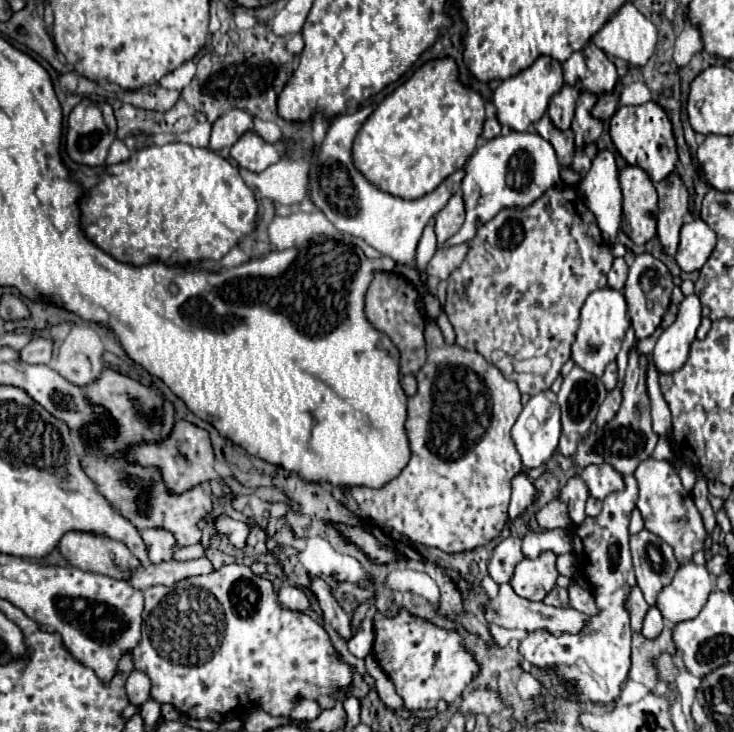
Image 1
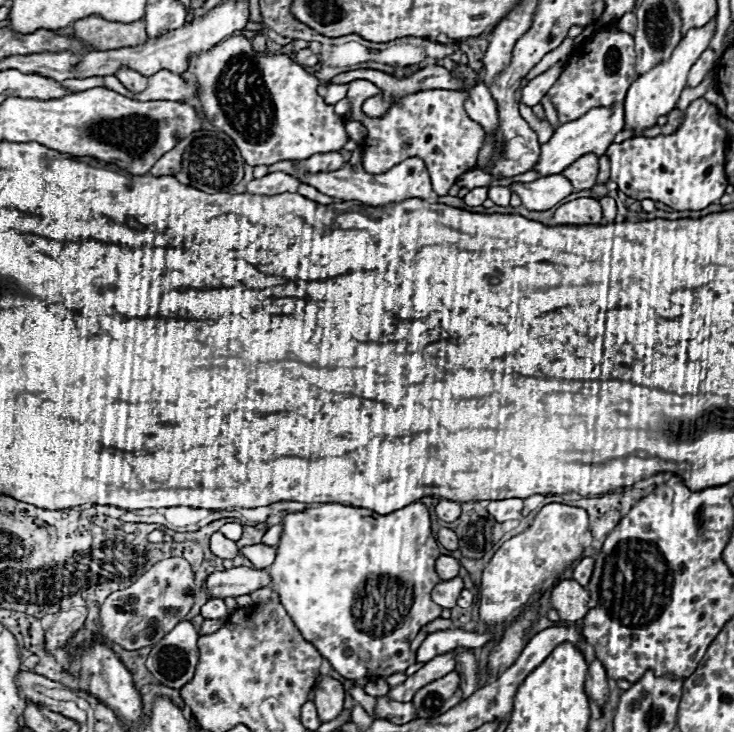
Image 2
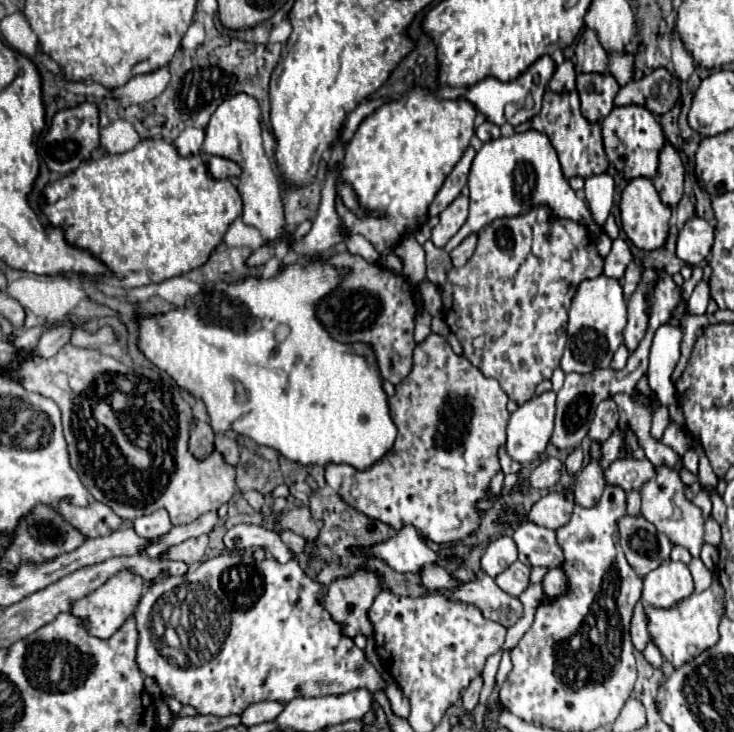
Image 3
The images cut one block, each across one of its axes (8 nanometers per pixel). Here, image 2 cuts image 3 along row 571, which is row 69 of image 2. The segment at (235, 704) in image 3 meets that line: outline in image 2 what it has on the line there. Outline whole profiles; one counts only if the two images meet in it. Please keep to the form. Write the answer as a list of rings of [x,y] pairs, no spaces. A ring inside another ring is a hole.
[[[234,36],[216,44],[210,50],[196,54],[190,64],[194,66],[198,100],[204,106],[204,116],[236,142],[242,158],[250,166],[270,166],[280,160],[306,160],[312,154],[326,154],[332,150],[338,152],[348,140],[348,134],[344,130],[344,118],[334,114],[334,106],[326,104],[324,98],[316,94],[316,86],[320,86],[322,80],[308,74],[288,56],[256,56],[250,40],[246,40],[244,36]]]

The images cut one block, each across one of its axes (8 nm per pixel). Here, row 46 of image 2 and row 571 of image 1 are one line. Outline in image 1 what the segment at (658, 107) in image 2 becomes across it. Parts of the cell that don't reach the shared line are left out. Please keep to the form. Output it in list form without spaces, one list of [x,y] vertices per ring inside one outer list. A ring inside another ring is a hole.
[[[694,562],[682,564],[672,582],[660,590],[656,608],[672,624],[690,620],[696,612],[700,612],[700,608],[704,608],[704,600],[708,600],[712,584],[714,580],[706,566],[698,566]]]

